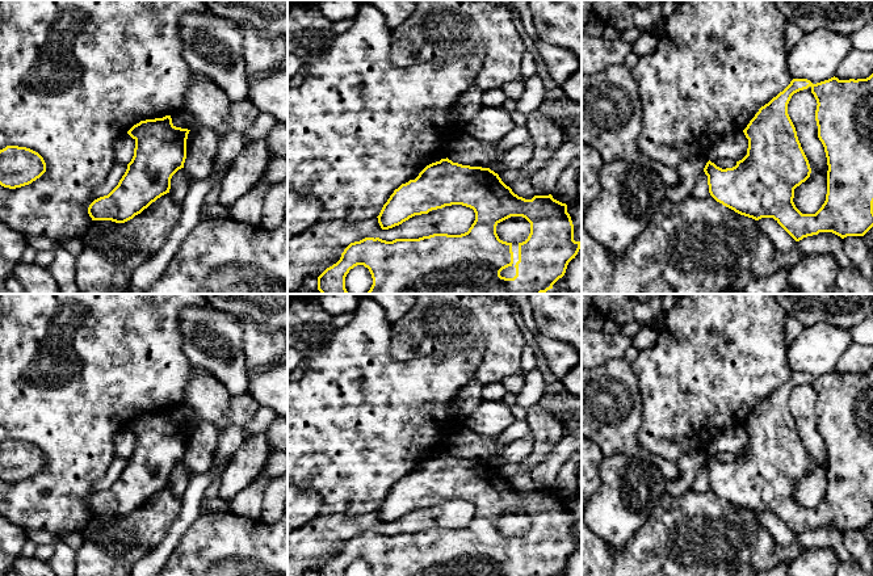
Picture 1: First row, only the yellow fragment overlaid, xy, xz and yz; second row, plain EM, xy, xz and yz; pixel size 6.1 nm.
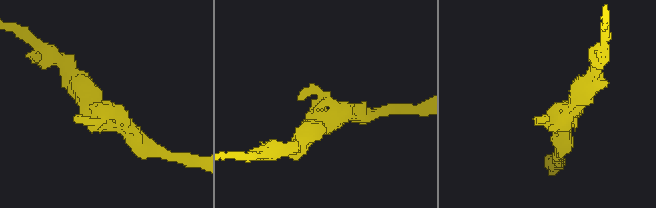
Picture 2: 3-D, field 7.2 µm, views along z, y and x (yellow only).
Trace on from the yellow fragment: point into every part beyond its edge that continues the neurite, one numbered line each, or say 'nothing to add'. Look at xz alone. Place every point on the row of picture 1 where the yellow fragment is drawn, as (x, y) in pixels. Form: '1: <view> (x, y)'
1: xz (510, 272)

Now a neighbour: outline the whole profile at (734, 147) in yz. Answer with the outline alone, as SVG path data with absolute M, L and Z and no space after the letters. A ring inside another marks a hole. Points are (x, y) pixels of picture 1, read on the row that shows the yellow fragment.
M743 131L733 135L719 136L713 140L708 159L731 159L739 161L747 155L747 148L748 139Z

